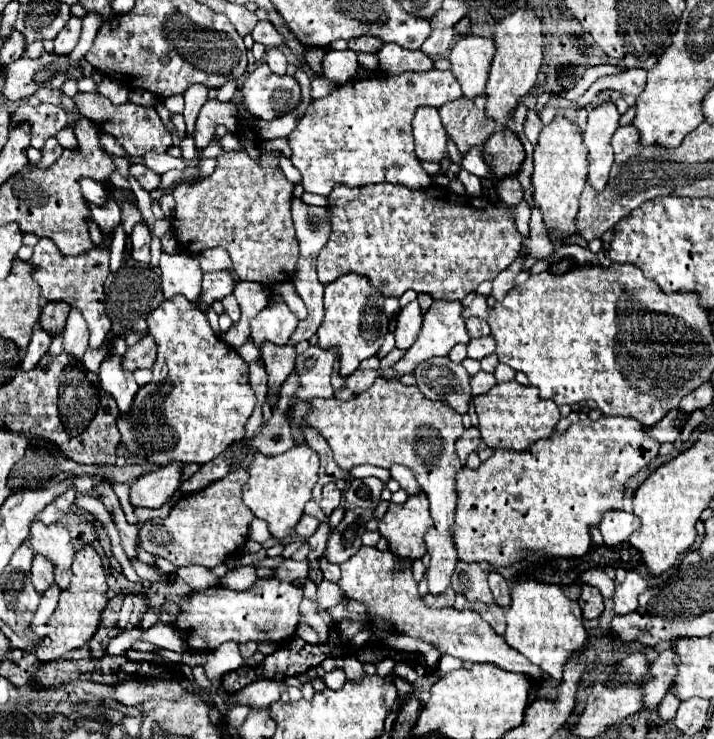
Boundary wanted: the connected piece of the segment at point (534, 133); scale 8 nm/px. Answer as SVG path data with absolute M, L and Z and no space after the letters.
M529 110L527 112L527 122L525 122L525 134L527 134L527 138L529 138L531 144L537 144L537 138L539 138L541 130L543 130L543 124L541 124L537 112Z

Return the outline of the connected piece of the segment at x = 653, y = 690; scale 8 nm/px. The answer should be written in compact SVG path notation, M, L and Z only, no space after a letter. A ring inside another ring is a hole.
M667 648L651 664L651 678L645 680L645 684L643 684L643 706L647 710L655 710L659 706L659 702L663 700L663 696L667 694L675 674L677 674L675 658L677 658L677 654L671 648Z

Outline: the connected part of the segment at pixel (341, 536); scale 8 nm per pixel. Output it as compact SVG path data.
M363 478L349 482L345 492L345 518L331 530L323 556L331 564L343 564L361 548L361 536L365 522L373 518L373 510L379 504L383 482L379 478Z

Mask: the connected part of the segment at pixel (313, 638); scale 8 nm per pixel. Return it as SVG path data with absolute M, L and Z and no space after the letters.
M301 622L301 624L299 624L299 628L297 628L297 636L303 638L305 642L309 642L309 644L317 644L317 642L319 642L319 634L317 634L317 630L309 626L307 622Z

